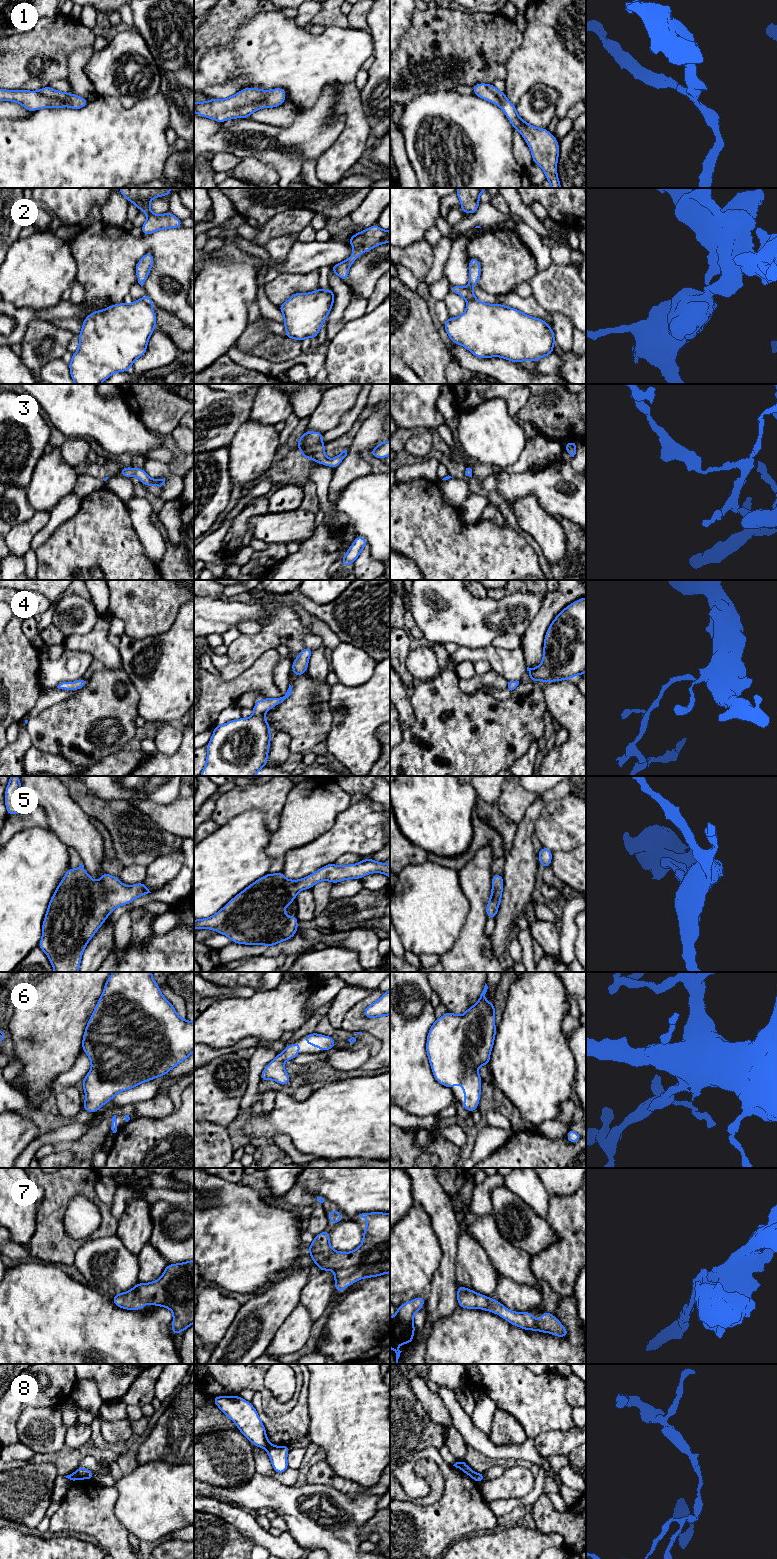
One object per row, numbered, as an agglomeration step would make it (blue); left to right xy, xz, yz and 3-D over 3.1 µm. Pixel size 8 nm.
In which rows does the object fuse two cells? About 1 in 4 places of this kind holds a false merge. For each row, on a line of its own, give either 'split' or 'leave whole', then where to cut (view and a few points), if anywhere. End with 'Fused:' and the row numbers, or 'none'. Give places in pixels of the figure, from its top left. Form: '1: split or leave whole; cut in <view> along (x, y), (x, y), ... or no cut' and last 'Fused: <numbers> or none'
1: leave whole; no cut
2: split; cut in xy along (142, 298), (150, 307)
3: leave whole; no cut
4: leave whole; no cut
5: leave whole; no cut
6: leave whole; no cut
7: leave whole; no cut
8: split; cut in xz along (272, 1445), (267, 1449)
Fused: 2, 8

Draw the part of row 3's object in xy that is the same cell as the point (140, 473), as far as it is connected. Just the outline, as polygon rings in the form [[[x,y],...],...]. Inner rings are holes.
[[[124,467],[120,469],[119,472],[122,476],[128,478],[131,478],[132,476],[136,476],[145,486],[161,487],[165,483],[165,479],[155,480],[150,478],[143,468]]]

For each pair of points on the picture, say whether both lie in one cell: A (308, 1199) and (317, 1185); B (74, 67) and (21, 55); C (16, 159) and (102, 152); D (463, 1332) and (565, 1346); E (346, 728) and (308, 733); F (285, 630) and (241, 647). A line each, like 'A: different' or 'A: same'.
A: different
B: different
C: same
D: same
E: different
F: same

